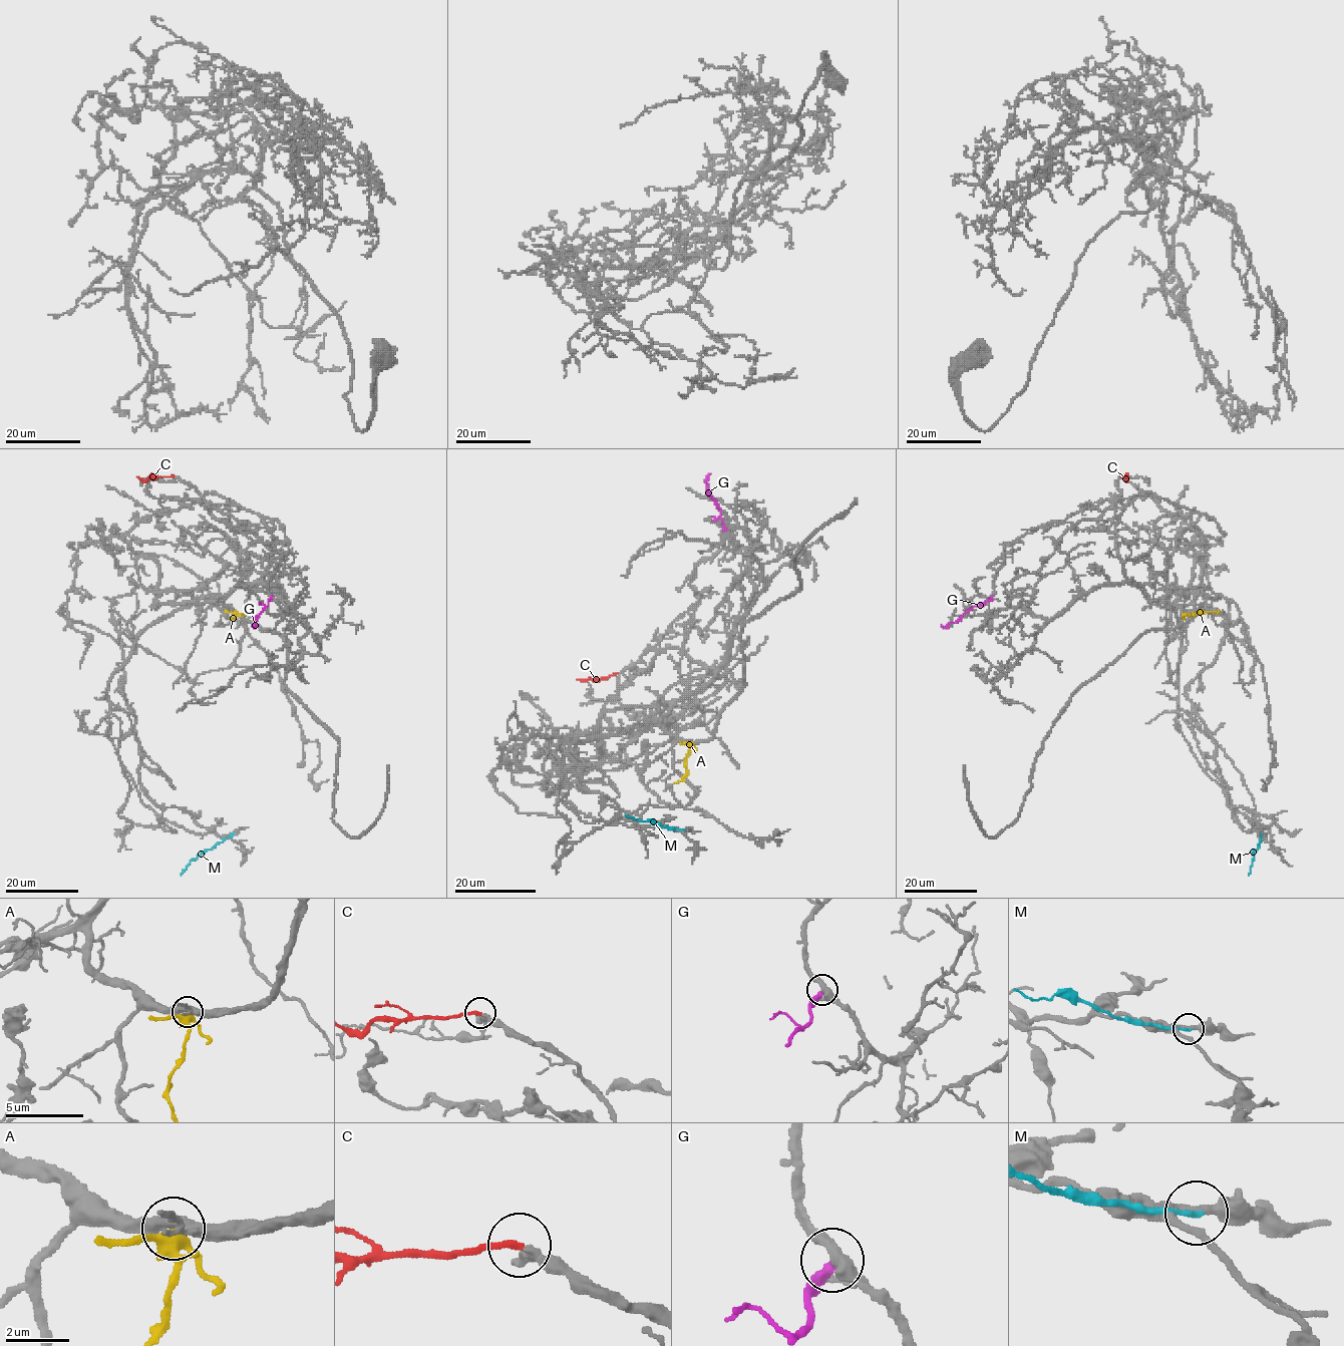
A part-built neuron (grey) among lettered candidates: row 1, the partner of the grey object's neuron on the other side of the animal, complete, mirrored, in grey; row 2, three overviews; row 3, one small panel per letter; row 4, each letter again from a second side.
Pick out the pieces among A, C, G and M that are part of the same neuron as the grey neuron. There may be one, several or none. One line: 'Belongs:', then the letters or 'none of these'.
Belongs: C

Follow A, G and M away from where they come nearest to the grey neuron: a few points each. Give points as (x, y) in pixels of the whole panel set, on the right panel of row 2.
A: (1182, 615), (1220, 610)
G: (992, 598), (973, 607), (946, 628), (941, 625)
M: (1262, 834), (1249, 875)

